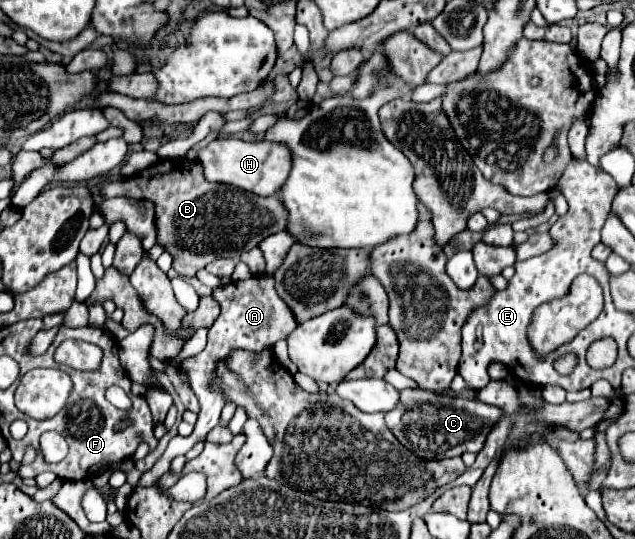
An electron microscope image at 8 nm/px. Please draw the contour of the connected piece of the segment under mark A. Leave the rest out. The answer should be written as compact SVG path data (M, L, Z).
M261 275L247 279L247 281L231 281L219 289L215 289L213 299L219 303L221 315L217 317L217 321L209 329L207 347L201 353L181 361L181 369L187 375L187 379L199 397L199 403L201 403L201 411L199 411L199 419L195 423L195 429L189 437L177 435L172 438L162 457L149 471L142 474L136 487L156 485L164 472L169 469L171 460L179 455L185 455L197 441L205 441L205 435L219 423L219 415L221 415L221 409L225 405L223 395L209 389L209 379L211 379L211 371L213 371L215 361L219 357L225 357L231 349L261 351L267 345L273 345L279 339L285 339L289 335L289 331L293 331L293 327L297 325L293 319L293 313L289 311L285 301L281 297L277 297L277 291L273 287L273 279L265 279Z

